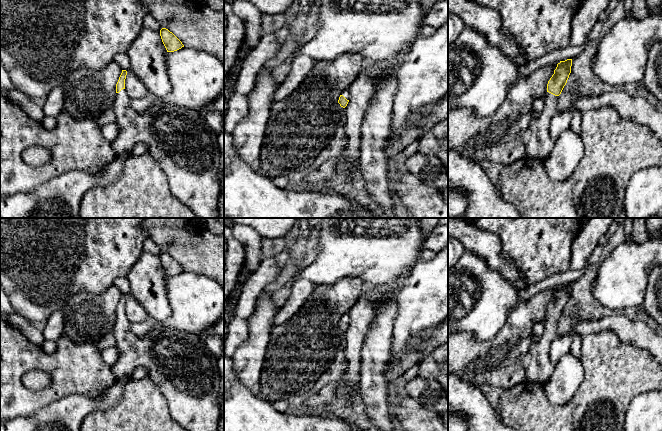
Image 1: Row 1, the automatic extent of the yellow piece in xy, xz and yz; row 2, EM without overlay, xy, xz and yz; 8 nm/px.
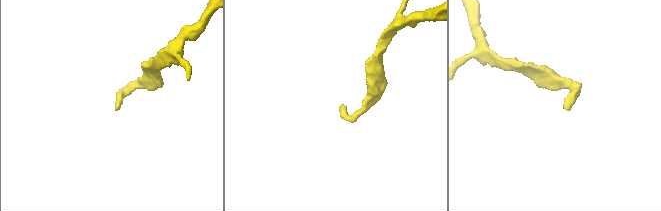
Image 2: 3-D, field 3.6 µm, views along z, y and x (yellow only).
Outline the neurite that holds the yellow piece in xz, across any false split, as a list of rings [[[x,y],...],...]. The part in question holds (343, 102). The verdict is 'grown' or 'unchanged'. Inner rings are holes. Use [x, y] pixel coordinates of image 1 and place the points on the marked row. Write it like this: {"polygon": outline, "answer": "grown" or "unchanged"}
{"polygon": [[[347,89],[343,91],[339,97],[338,103],[341,107],[345,108],[351,98],[350,91]]], "answer": "grown"}

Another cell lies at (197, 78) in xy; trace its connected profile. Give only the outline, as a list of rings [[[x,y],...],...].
[[[184,46],[167,52],[166,70],[172,87],[170,94],[160,98],[149,92],[143,98],[130,99],[135,111],[144,113],[159,103],[199,111],[224,90],[224,64],[201,50]]]

